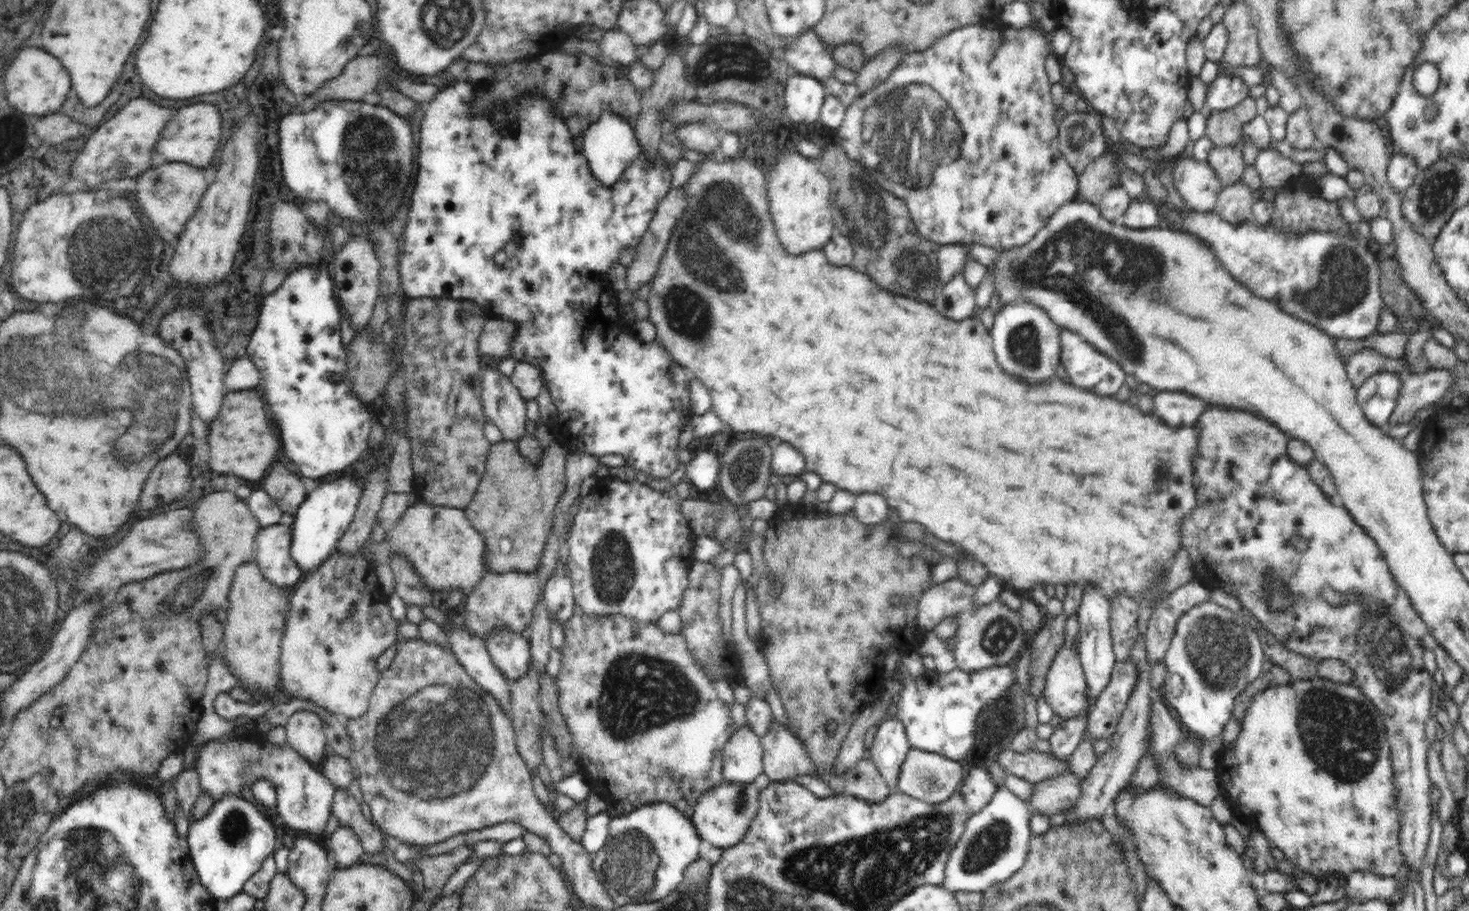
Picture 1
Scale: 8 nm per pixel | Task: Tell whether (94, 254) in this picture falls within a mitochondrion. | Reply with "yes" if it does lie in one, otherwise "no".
yes

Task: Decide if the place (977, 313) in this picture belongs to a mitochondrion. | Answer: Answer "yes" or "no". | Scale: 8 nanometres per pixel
no

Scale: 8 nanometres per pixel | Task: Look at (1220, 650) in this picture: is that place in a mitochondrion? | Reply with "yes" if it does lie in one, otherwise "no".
yes

